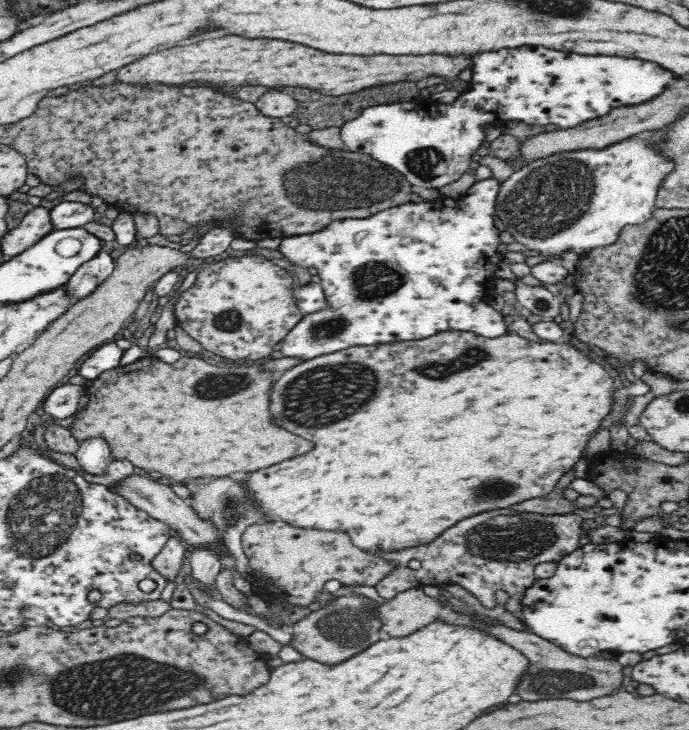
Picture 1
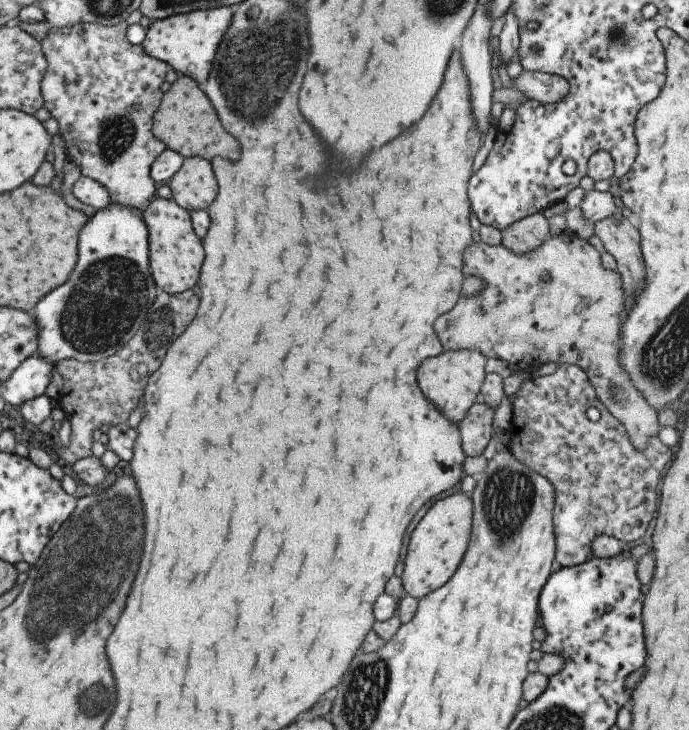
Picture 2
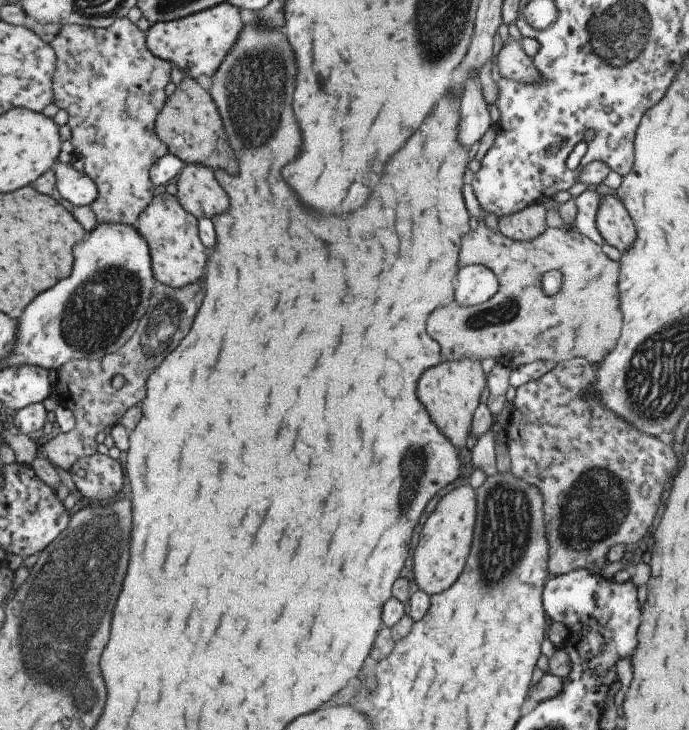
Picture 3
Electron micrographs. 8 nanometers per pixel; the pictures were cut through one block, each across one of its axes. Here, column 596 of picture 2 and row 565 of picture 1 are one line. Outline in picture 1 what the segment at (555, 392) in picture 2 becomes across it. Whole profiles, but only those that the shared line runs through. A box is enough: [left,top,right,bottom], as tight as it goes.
[375,507,583,615]

